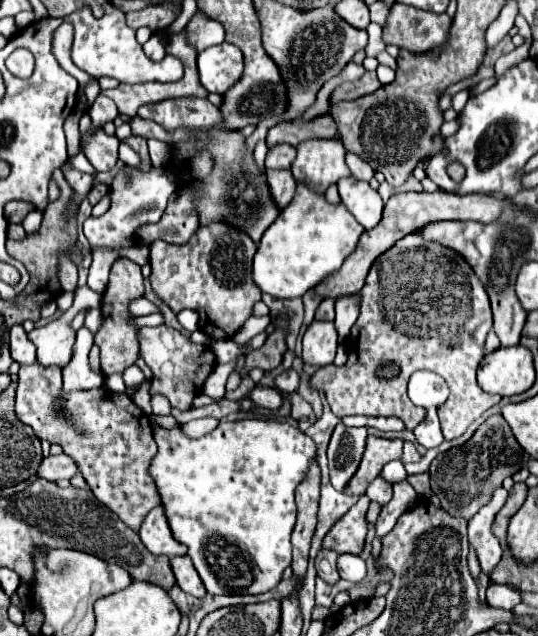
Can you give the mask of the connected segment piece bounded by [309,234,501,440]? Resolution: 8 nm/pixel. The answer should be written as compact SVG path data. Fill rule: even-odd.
M409 234L373 262L367 282L359 294L361 294L361 314L353 326L353 334L347 344L347 362L343 366L319 368L309 380L311 388L327 396L333 414L337 414L339 418L347 414L397 416L405 422L409 430L413 430L425 418L425 408L415 406L407 396L407 382L415 370L437 372L441 378L445 378L451 390L447 402L441 404L439 408L441 430L447 440L461 436L475 418L479 418L485 410L489 410L501 400L501 396L497 394L483 392L475 380L475 370L485 356L485 336L491 330L493 320L489 298L483 284L477 280L471 266L457 252L437 242L425 242L417 234ZM389 362L399 364L401 372L399 376L381 380L377 372L381 364Z

